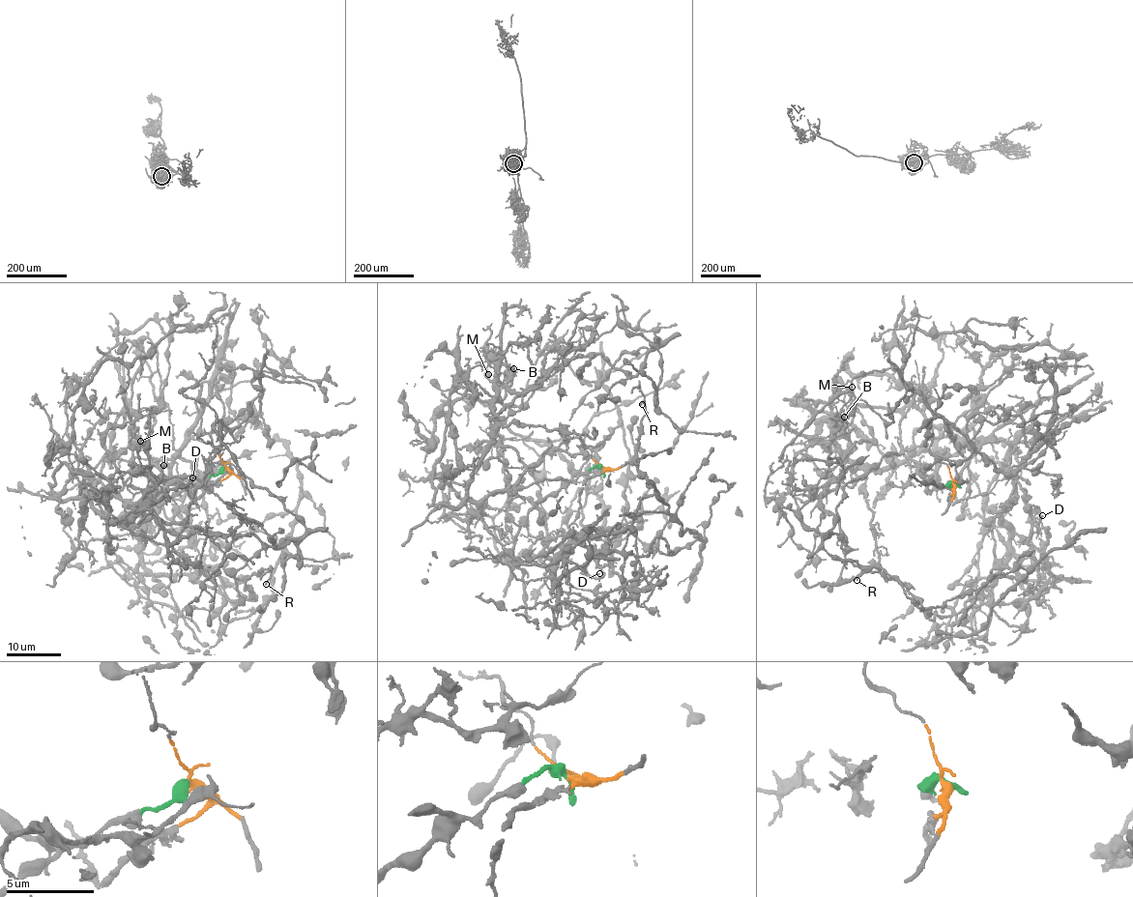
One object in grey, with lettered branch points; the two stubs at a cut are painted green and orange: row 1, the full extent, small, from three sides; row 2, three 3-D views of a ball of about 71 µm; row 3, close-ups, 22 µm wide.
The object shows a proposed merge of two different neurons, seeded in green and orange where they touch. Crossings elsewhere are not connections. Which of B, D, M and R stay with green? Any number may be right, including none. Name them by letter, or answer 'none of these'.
B, M

